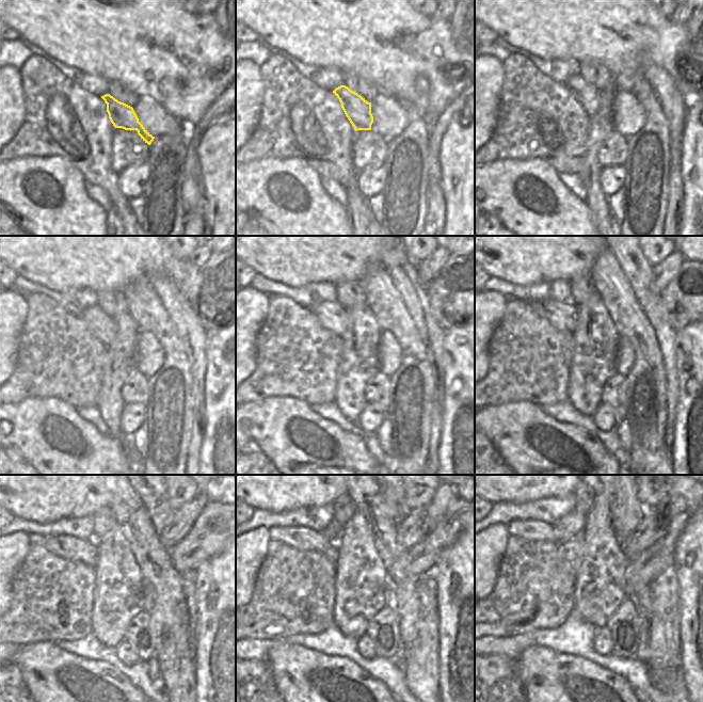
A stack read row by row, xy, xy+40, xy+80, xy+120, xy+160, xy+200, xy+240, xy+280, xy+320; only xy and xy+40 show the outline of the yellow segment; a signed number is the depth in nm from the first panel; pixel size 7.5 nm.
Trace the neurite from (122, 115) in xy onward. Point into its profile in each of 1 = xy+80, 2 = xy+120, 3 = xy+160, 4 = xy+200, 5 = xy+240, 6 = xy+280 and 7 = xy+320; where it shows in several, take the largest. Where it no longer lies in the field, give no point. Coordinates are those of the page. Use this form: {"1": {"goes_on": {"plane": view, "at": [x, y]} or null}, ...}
{"1": {"goes_on": {"plane": "xy+80", "at": [586, 94]}}, "2": {"goes_on": {"plane": "xy+120", "at": [102, 325]}}, "3": {"goes_on": {"plane": "xy+160", "at": [332, 316]}}, "4": {"goes_on": {"plane": "xy+200", "at": [563, 316]}}, "5": {"goes_on": {"plane": "xy+240", "at": [70, 547]}}, "6": {"goes_on": {"plane": "xy+280", "at": [302, 539]}}, "7": {"goes_on": {"plane": "xy+320", "at": [532, 530]}}}

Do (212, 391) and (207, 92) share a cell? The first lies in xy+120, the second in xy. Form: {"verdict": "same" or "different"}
{"verdict": "different"}

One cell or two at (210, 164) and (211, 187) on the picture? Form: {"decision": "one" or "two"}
{"decision": "one"}

